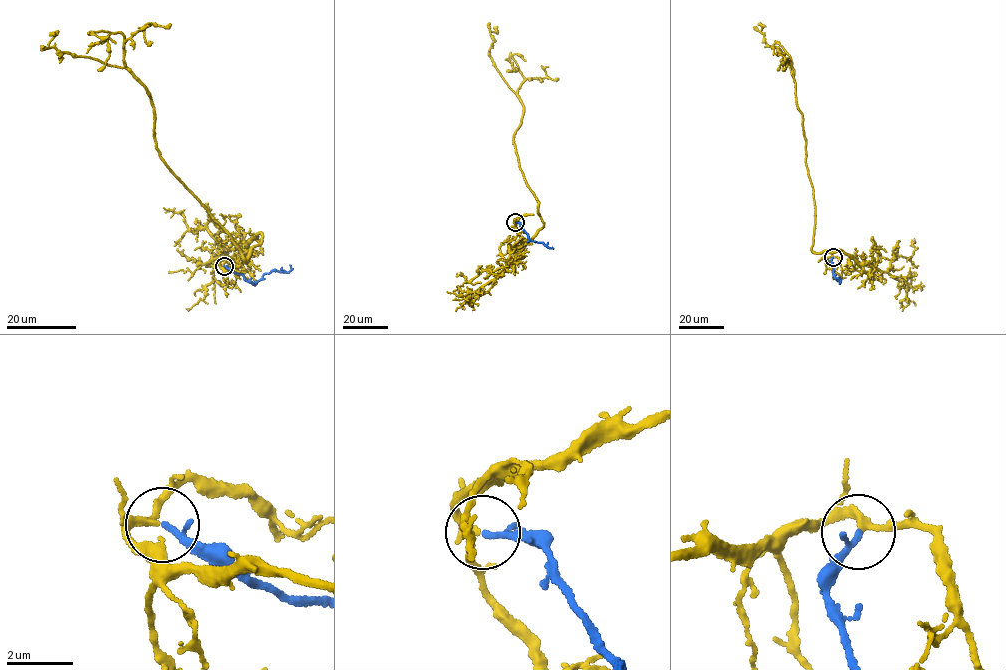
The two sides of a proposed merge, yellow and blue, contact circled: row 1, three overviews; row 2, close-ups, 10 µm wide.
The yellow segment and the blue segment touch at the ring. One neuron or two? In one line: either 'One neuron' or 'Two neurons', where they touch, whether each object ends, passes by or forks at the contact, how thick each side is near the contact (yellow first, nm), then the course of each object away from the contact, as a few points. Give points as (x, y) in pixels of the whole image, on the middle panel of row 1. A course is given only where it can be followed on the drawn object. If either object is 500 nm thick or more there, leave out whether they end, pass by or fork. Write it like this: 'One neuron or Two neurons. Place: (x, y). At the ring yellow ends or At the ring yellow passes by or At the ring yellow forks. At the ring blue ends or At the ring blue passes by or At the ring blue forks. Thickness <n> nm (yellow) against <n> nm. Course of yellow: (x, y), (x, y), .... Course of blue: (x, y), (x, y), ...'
One neuron. Place: (515, 222). At the ring yellow passes by. At the ring blue ends. Thickness 200 nm (yellow) against 180 nm. Course of yellow: (515, 222), (521, 238), (510, 261), (544, 225), (513, 142), (523, 104), (489, 52), (490, 32), (497, 26). Course of blue: (515, 222), (520, 224), (528, 239), (552, 247)

